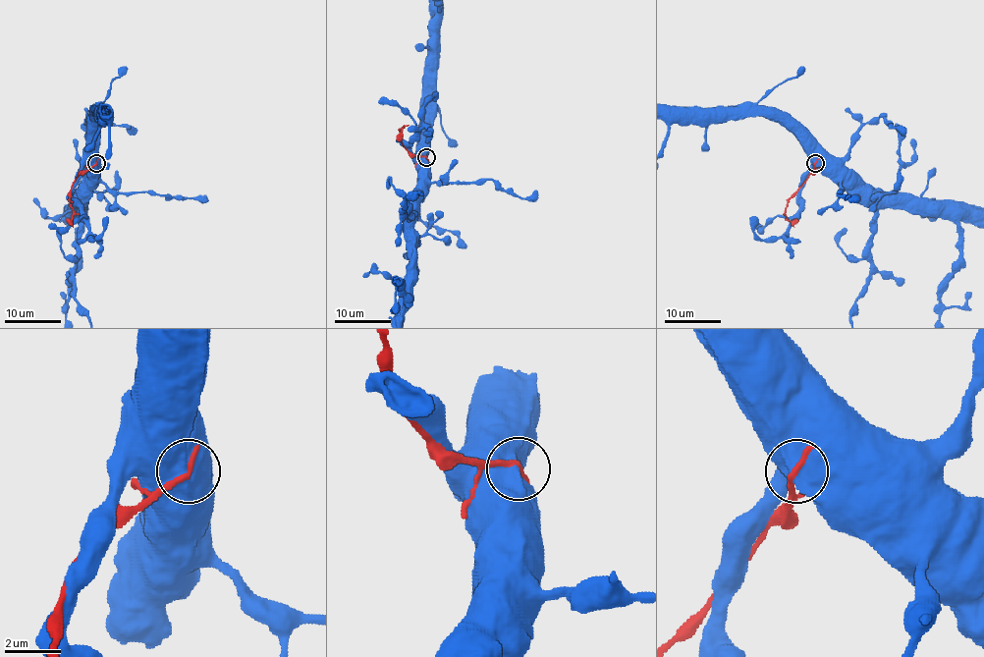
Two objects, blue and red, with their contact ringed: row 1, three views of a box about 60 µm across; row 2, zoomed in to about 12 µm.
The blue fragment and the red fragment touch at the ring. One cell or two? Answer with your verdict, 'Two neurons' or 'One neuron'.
Two neurons

